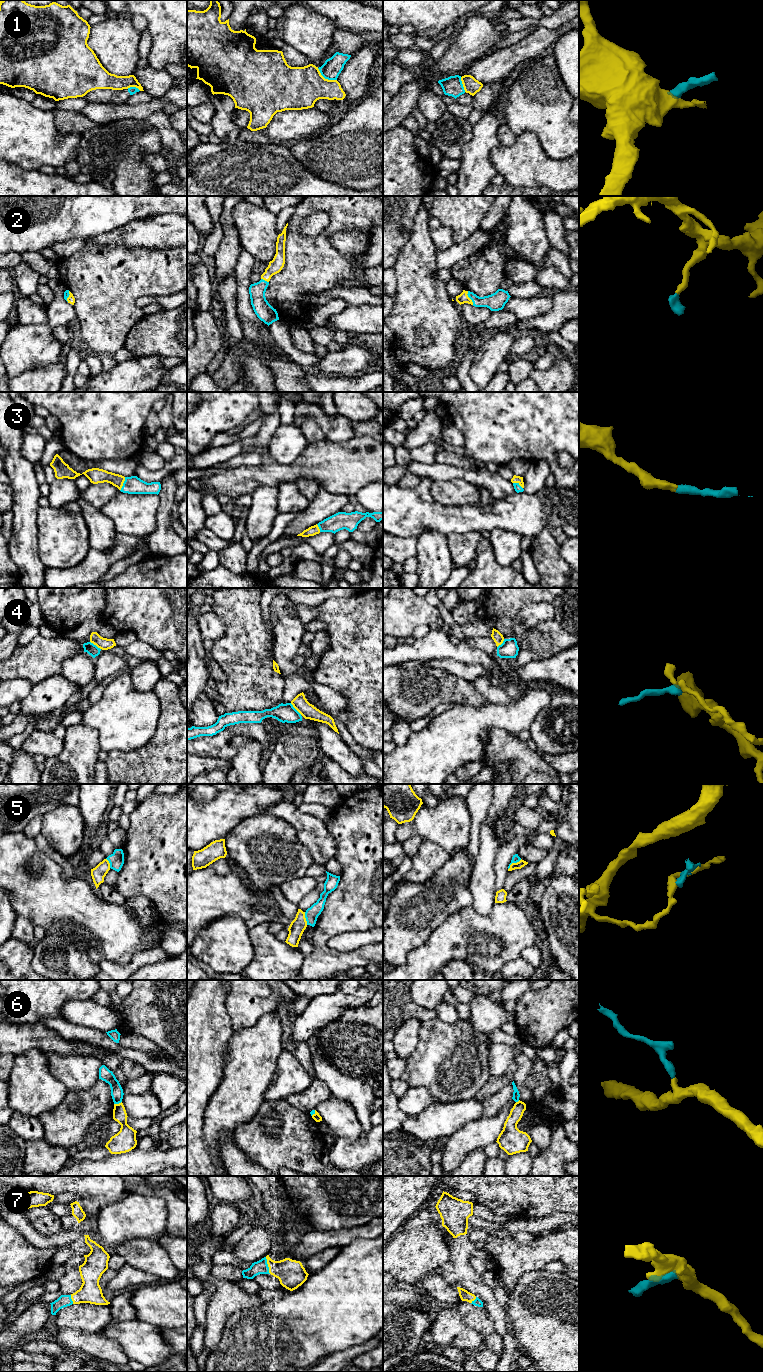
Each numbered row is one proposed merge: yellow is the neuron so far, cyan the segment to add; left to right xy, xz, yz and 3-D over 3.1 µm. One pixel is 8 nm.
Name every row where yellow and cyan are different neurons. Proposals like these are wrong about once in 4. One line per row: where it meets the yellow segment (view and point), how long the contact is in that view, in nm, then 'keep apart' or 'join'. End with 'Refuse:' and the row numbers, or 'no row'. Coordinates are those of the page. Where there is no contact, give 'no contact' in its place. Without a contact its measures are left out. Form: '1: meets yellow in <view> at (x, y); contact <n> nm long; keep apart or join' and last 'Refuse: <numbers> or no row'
1: meets yellow in xz at (326, 79); contact 190 nm long; keep apart
2: meets yellow in yz at (469, 298); contact 120 nm long; join
3: meets yellow in xy at (122, 484); contact 120 nm long; join
4: meets yellow in xz at (296, 709); contact 130 nm long; keep apart
5: meets yellow in yz at (513, 863); contact 140 nm long; keep apart
6: meets yellow in xy at (117, 1104); contact 70 nm long; join
7: meets yellow in xz at (268, 1265); contact 140 nm long; join
Refuse: 1, 4, 5

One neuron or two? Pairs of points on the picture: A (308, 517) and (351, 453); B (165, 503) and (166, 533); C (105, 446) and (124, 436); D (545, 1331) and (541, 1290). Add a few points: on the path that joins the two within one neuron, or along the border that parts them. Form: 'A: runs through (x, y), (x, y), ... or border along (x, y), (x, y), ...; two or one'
A: border along (319, 484), (331, 492), (344, 493), (347, 496); two
B: runs through (165, 510), (165, 526); one
C: runs through (110, 441), (115, 436), (119, 436); one
D: runs through (545, 1321), (545, 1307), (541, 1300); one

